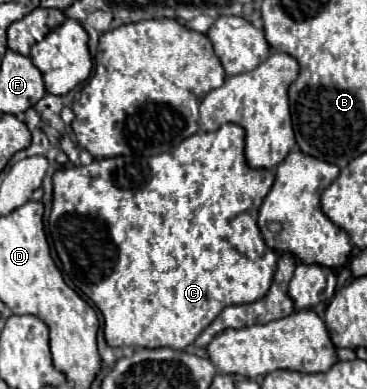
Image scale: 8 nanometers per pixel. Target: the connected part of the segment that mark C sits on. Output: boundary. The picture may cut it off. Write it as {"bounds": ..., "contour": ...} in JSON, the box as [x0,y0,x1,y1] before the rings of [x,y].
{"bounds":[49,124,277,350],"contour":[[[223,124],[215,132],[203,132],[193,134],[185,138],[179,146],[175,146],[169,152],[149,156],[149,158],[103,158],[93,160],[89,166],[73,166],[63,168],[53,174],[53,210],[49,216],[49,232],[53,246],[57,250],[57,256],[63,264],[63,272],[69,276],[69,280],[101,310],[103,314],[103,332],[109,346],[133,346],[133,348],[161,348],[169,346],[173,350],[185,350],[195,342],[195,338],[221,314],[223,308],[231,304],[249,304],[261,300],[273,280],[275,268],[277,268],[277,252],[269,250],[261,238],[259,226],[257,226],[257,210],[261,202],[265,200],[265,194],[269,192],[269,186],[273,186],[273,172],[271,170],[253,170],[247,166],[243,156],[243,128],[237,124]]]}

